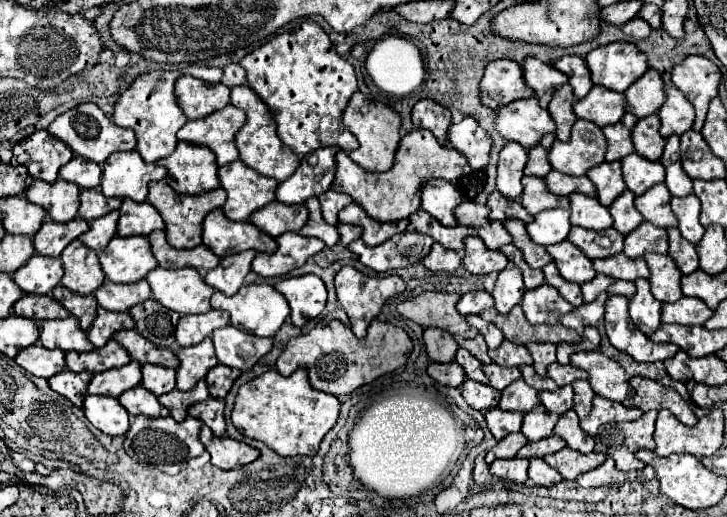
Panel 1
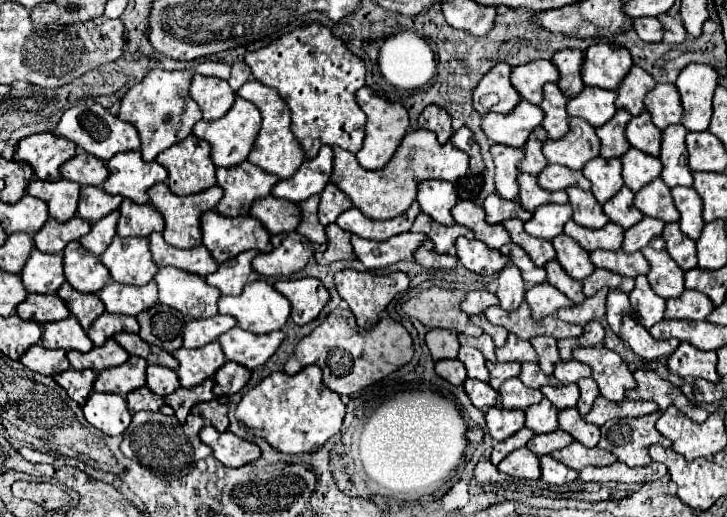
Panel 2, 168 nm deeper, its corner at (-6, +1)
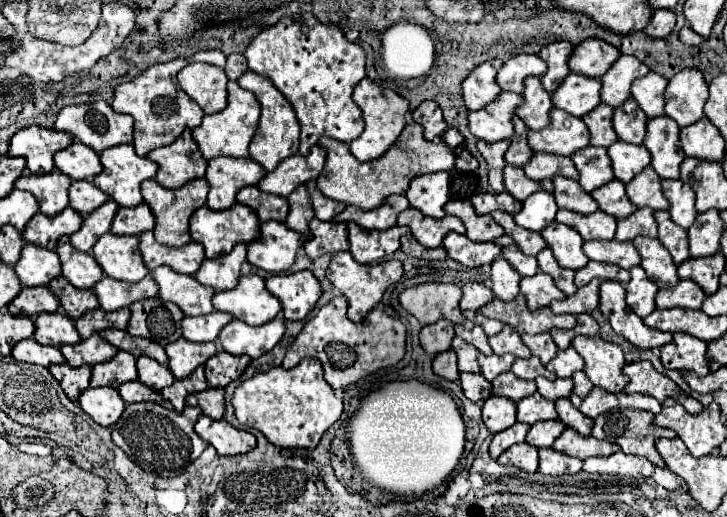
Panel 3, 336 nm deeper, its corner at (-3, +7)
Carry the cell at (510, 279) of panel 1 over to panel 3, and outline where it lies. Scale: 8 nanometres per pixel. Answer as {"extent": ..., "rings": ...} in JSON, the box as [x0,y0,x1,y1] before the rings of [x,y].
{"extent":[492,258,520,300],"rings":[[[496,258],[492,262],[492,292],[496,298],[500,300],[514,300],[516,294],[520,292],[518,282],[520,282],[520,274],[504,260],[504,258]]]}

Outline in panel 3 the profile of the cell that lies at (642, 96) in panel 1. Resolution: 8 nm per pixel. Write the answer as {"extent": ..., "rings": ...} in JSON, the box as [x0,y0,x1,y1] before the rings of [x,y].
{"extent":[600,56,648,108],"rings":[[[620,56],[610,70],[606,72],[606,76],[600,78],[602,82],[602,90],[600,90],[600,98],[602,102],[606,102],[608,106],[616,108],[620,104],[624,104],[624,100],[630,98],[630,84],[644,76],[648,72],[646,64],[642,64],[636,56]]]}

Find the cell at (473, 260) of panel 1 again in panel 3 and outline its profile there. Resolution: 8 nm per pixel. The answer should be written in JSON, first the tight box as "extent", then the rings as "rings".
{"extent":[442,232,500,268],"rings":[[[448,232],[442,246],[452,260],[468,268],[492,264],[500,256],[500,246],[496,246],[494,242],[472,242],[456,232]]]}

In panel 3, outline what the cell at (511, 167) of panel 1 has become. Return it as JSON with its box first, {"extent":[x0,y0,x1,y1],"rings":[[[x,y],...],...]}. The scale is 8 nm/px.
{"extent":[476,140,510,194],"rings":[[[500,140],[500,142],[478,142],[476,148],[478,152],[482,154],[482,158],[486,160],[488,164],[488,184],[490,188],[498,194],[498,192],[504,192],[504,184],[502,184],[502,168],[506,166],[506,160],[504,160],[504,152],[506,148],[510,146],[510,140]]]}

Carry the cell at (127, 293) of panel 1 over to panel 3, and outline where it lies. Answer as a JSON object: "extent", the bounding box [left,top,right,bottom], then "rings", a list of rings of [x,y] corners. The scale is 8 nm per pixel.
{"extent":[94,274,158,312],"rings":[[[148,274],[146,278],[142,278],[136,284],[118,282],[114,278],[102,276],[102,280],[94,286],[94,294],[98,296],[100,306],[106,312],[130,306],[130,304],[134,304],[138,300],[144,300],[144,298],[154,298],[156,292],[158,292],[158,286],[152,278],[152,274]]]}

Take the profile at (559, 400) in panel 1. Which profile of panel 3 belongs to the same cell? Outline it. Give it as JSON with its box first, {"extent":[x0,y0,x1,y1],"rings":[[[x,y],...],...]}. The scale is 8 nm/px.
{"extent":[536,376,572,400],"rings":[[[538,376],[536,378],[536,386],[538,392],[548,398],[548,400],[558,400],[558,398],[570,398],[572,394],[572,378],[556,378],[556,380],[548,380]]]}

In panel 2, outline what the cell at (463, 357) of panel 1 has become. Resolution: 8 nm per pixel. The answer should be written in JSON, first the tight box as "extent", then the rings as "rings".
{"extent":[459,346,489,382],"rings":[[[461,346],[459,360],[465,364],[469,378],[489,382],[489,372],[487,372],[487,366],[485,366],[485,358],[479,350],[475,350],[471,346]]]}

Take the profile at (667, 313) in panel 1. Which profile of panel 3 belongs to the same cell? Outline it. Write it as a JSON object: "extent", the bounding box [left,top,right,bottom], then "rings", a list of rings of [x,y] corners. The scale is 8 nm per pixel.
{"extent":[656,280,706,310],"rings":[[[680,280],[674,288],[662,288],[656,294],[656,308],[690,308],[698,310],[706,294],[694,280]]]}

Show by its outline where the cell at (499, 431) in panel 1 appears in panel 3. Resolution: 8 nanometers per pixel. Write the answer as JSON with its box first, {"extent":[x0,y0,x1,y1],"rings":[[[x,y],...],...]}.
{"extent":[482,394,516,434],"rings":[[[490,394],[482,406],[482,420],[492,434],[502,432],[516,422],[516,404],[502,396]]]}

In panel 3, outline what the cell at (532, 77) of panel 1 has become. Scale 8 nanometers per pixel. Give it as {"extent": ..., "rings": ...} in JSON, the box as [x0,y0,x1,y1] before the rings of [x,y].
{"extent":[496,54,546,94],"rings":[[[518,54],[508,62],[504,62],[500,72],[496,74],[496,82],[502,90],[520,94],[524,78],[542,76],[542,72],[546,72],[546,62],[538,60],[538,56],[532,56],[532,54]]]}

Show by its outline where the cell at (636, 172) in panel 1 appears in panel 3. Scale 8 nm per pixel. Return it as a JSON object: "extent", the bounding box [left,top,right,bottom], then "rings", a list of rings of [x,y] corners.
{"extent":[608,142,650,182],"rings":[[[614,142],[608,148],[608,156],[612,162],[612,172],[620,182],[630,182],[638,172],[642,172],[650,164],[650,154],[642,144],[626,144]]]}

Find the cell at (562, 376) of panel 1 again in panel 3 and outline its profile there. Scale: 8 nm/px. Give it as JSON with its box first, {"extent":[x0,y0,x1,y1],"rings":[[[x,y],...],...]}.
{"extent":[546,346,584,378],"rings":[[[568,346],[566,350],[558,350],[558,354],[546,364],[546,368],[560,378],[568,378],[572,372],[584,370],[584,360],[572,346]]]}

